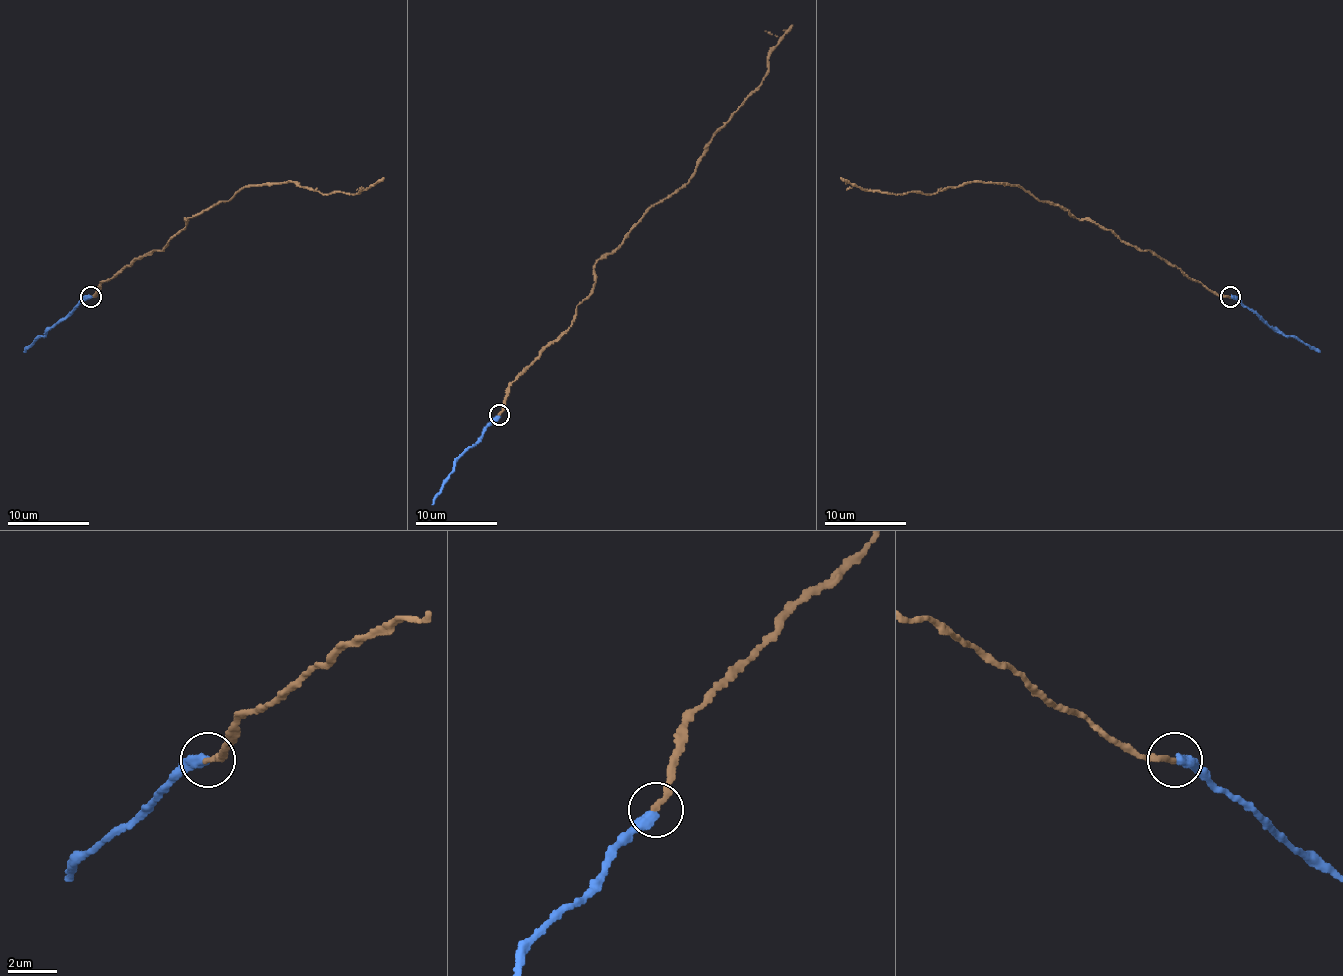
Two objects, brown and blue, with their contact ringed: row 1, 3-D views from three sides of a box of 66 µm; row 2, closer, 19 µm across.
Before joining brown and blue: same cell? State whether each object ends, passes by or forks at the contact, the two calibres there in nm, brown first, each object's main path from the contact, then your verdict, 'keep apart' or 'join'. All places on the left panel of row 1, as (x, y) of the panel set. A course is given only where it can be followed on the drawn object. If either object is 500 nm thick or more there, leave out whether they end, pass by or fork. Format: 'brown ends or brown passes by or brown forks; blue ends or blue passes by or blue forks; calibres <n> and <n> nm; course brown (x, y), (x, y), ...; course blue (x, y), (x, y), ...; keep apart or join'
brown ends; blue ends; calibres 280 and 420 nm; course brown (90, 297), (137, 258), (159, 250), (186, 220), (247, 185), (290, 181), (320, 193), (355, 193), (383, 177); course blue (90, 297), (23, 352); join

